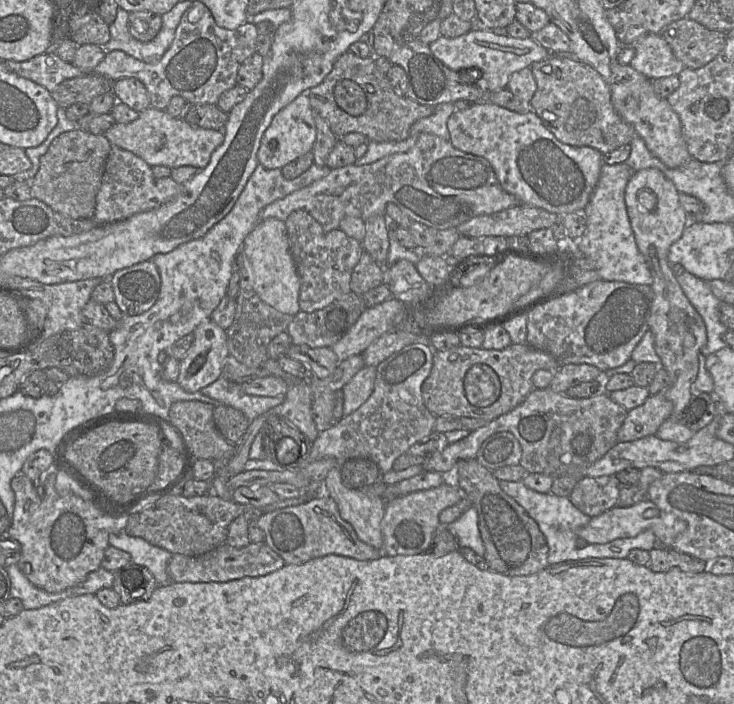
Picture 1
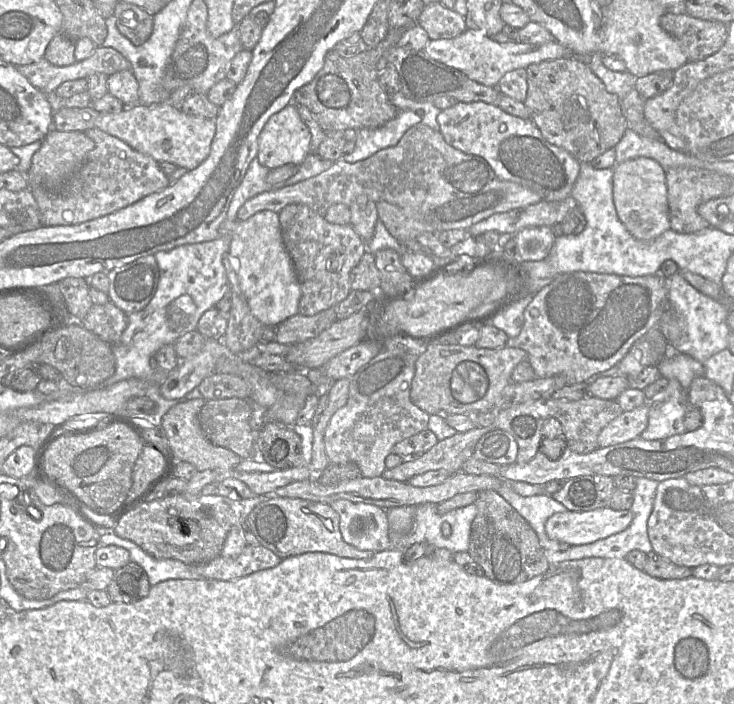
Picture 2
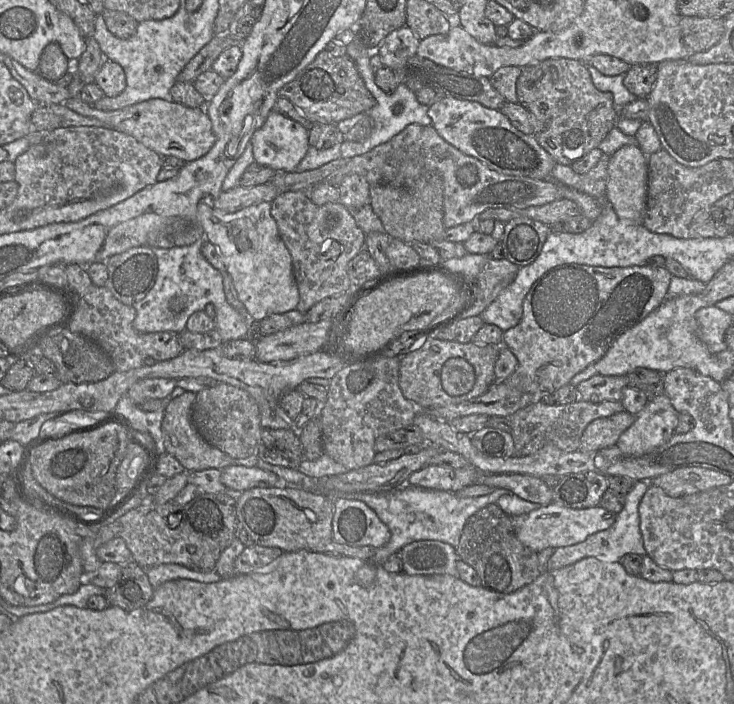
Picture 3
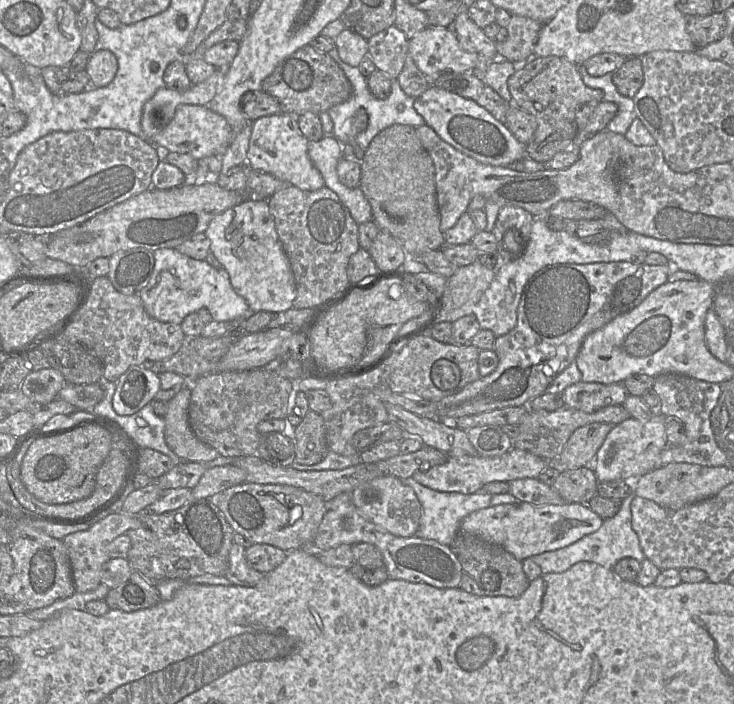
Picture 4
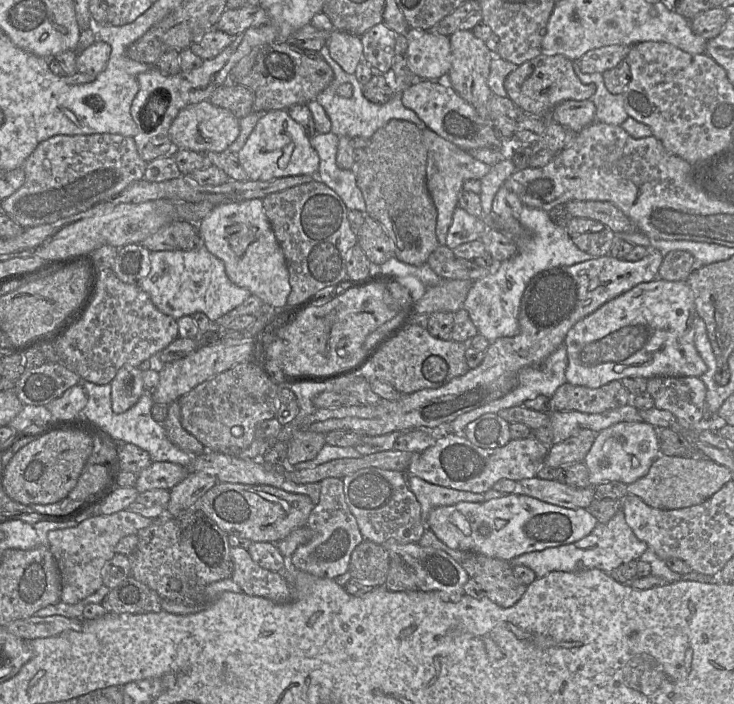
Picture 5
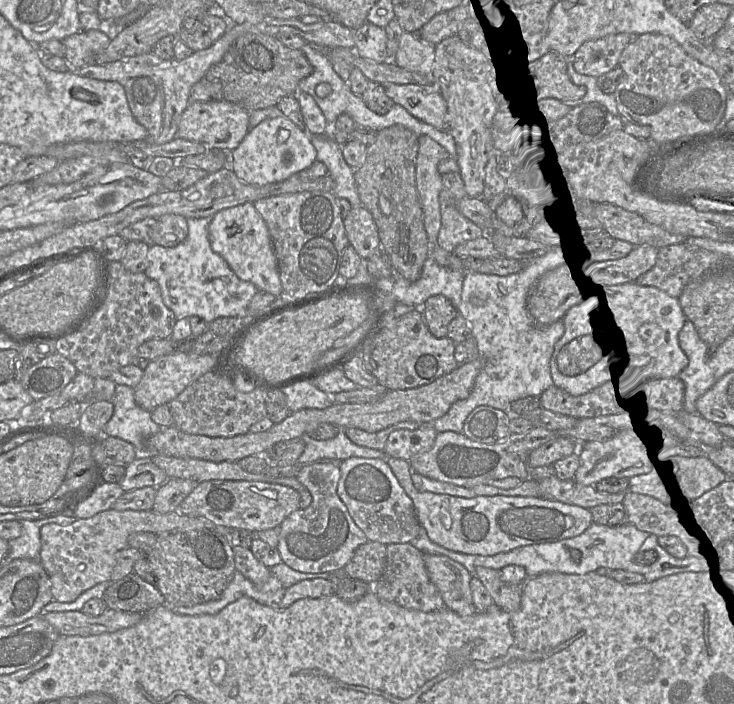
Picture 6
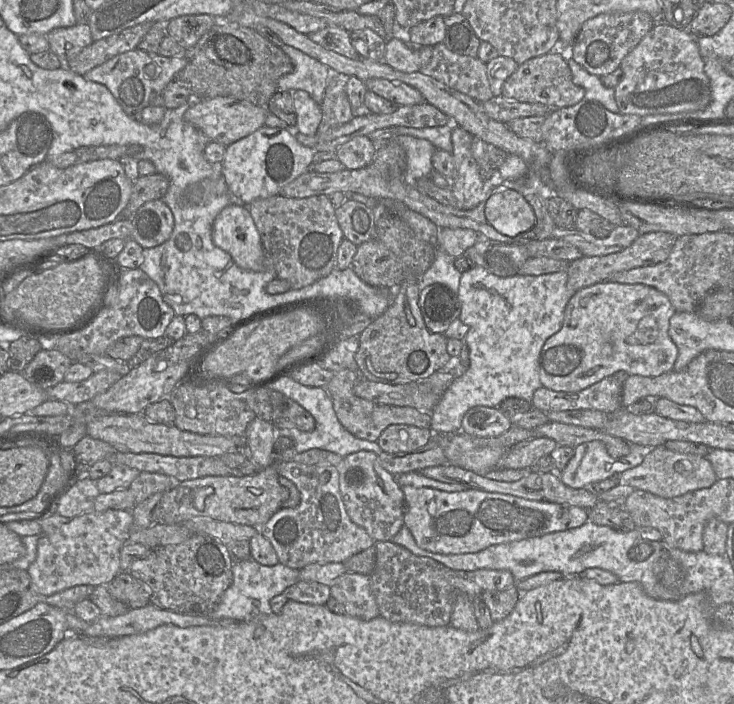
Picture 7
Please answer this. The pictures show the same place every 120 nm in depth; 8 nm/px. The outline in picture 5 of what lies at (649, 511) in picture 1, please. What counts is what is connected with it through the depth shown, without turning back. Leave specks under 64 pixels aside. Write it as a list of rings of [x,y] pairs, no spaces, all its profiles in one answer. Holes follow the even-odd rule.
[[[508,494],[480,503],[460,502],[437,507],[430,512],[427,520],[430,530],[448,547],[506,561],[524,553],[574,543],[587,536],[597,524],[597,519],[588,509],[561,507],[521,494]]]

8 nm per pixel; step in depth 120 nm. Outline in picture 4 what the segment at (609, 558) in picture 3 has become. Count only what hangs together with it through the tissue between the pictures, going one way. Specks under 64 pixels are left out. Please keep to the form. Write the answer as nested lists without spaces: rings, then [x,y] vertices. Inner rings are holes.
[[[631,492],[623,499],[620,510],[612,518],[605,519],[597,531],[566,547],[537,554],[531,559],[539,565],[542,574],[562,573],[582,561],[594,562],[607,569],[612,569],[618,561],[627,557],[643,561],[646,557],[640,546],[639,537],[632,528],[631,503],[635,497],[635,493]]]

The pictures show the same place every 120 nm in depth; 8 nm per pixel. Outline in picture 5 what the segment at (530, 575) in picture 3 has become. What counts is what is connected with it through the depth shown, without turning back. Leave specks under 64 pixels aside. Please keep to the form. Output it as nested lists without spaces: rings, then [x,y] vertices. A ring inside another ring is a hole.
[[[471,553],[460,565],[480,585],[486,596],[502,608],[513,606],[526,591],[527,586],[514,576],[506,560]]]

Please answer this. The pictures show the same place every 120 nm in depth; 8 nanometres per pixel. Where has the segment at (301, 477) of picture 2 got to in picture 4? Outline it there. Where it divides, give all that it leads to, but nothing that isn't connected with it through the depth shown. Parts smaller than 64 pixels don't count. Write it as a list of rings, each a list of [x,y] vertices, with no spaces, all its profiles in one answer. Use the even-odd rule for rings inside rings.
[[[234,465],[207,469],[198,484],[191,489],[192,499],[210,498],[230,487],[246,482],[246,472]]]

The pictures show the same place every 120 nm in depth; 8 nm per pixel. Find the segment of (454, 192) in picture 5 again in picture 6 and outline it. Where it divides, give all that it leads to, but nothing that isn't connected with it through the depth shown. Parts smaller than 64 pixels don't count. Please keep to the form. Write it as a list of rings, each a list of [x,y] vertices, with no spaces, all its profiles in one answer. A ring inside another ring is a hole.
[[[429,136],[419,137],[416,186],[423,210],[424,228],[430,245],[437,243],[441,227],[439,194],[444,186],[438,164],[447,157],[451,156],[435,140]]]

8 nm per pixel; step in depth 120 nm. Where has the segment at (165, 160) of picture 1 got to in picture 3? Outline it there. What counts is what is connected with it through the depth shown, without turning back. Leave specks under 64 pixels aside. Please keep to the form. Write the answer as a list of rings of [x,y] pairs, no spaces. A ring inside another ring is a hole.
[[[70,97],[62,104],[77,114],[101,121],[105,128],[134,137],[161,156],[175,156],[186,163],[205,156],[216,141],[211,120],[204,108],[189,108],[163,99],[149,99],[113,111],[98,110],[93,105],[84,103],[80,97]]]

